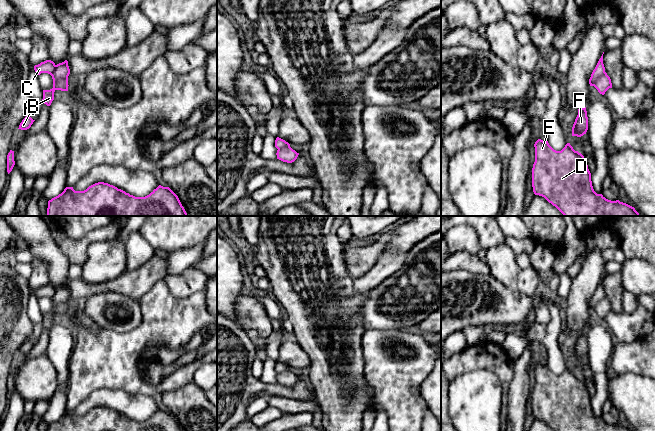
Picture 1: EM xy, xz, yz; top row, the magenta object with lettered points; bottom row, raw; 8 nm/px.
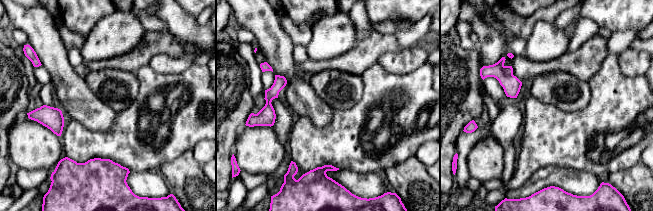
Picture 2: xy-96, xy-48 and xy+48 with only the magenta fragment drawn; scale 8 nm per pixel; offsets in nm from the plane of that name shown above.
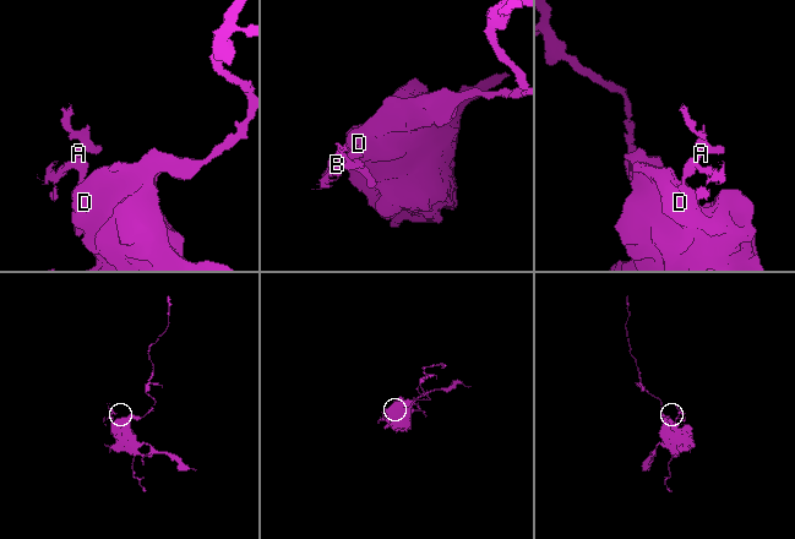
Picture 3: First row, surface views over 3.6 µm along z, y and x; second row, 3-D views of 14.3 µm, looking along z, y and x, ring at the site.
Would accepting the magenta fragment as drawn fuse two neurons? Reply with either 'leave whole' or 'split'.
split

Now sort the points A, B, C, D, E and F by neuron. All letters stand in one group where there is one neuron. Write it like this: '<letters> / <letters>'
A B D E F / C

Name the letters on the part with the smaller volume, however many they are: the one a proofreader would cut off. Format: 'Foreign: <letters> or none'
Foreign: C

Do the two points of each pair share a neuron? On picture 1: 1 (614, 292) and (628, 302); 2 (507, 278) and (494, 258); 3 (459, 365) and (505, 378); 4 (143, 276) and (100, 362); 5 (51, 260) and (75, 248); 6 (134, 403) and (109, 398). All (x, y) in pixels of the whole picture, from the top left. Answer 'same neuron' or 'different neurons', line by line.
1: different neurons
2: same neuron
3: same neuron
4: different neurons
5: different neurons
6: same neuron

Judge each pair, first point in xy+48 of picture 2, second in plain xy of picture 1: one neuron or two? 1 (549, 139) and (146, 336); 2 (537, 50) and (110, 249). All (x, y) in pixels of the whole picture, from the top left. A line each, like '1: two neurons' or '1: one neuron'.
1: one neuron
2: one neuron

